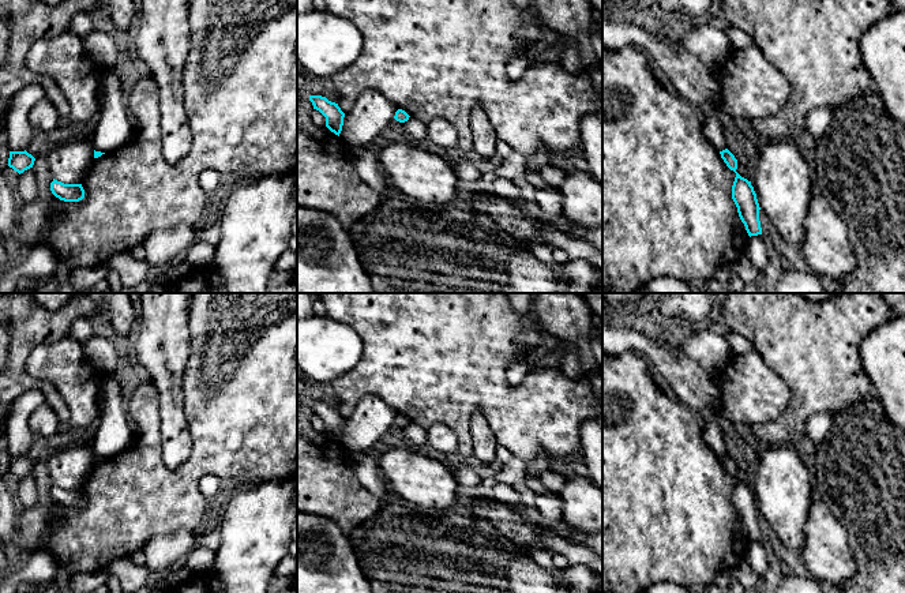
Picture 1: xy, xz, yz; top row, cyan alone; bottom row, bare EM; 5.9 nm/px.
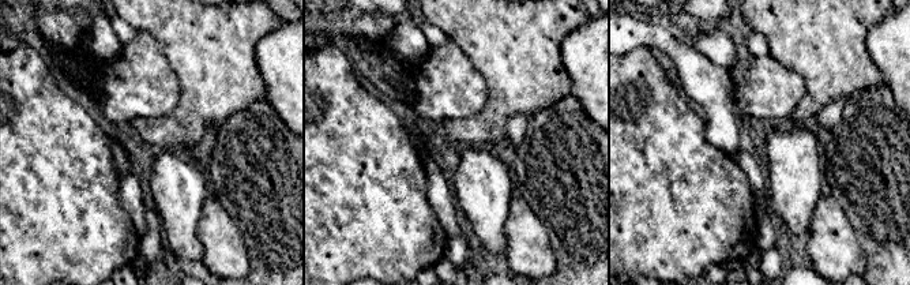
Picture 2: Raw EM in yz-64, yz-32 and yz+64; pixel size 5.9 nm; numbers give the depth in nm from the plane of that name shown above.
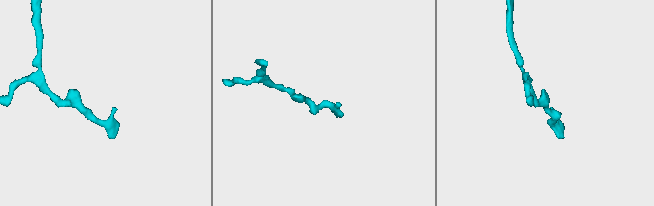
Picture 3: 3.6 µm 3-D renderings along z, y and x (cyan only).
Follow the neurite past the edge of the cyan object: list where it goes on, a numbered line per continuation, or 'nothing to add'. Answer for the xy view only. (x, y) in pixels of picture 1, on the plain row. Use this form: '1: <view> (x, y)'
nothing to add

